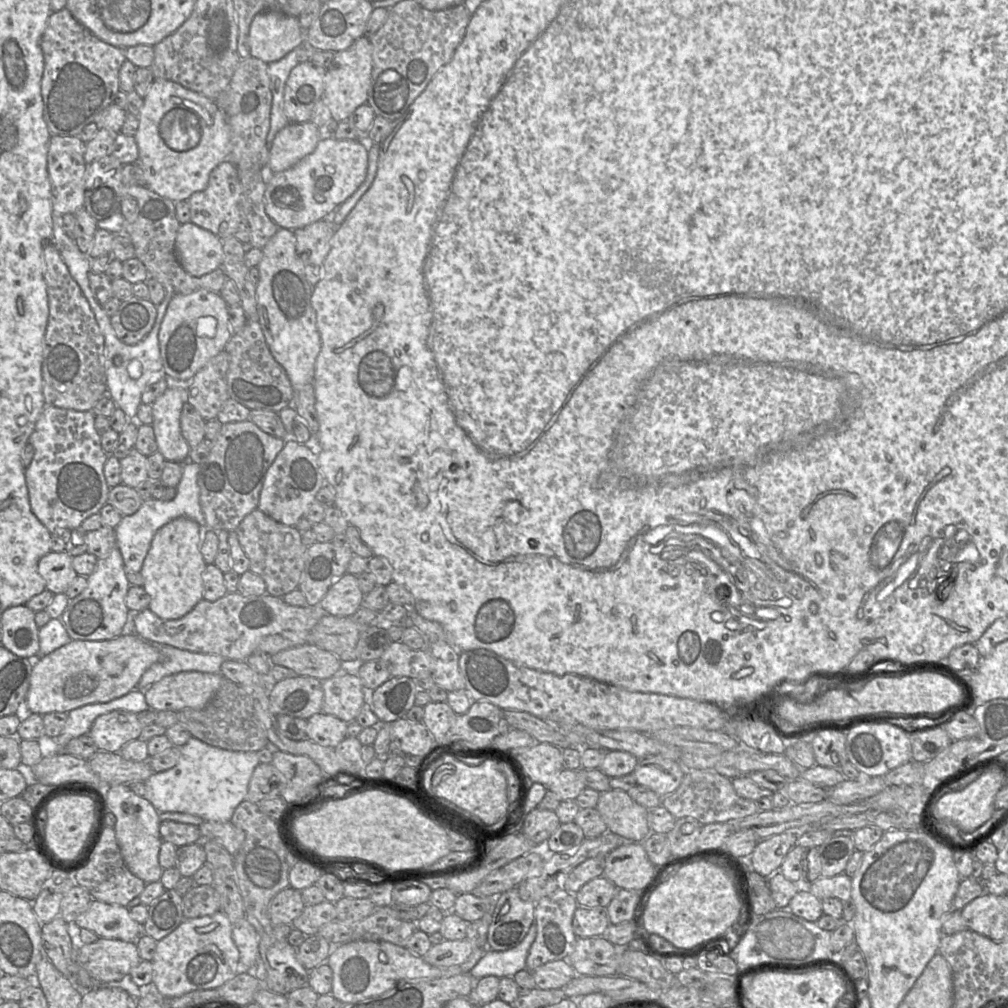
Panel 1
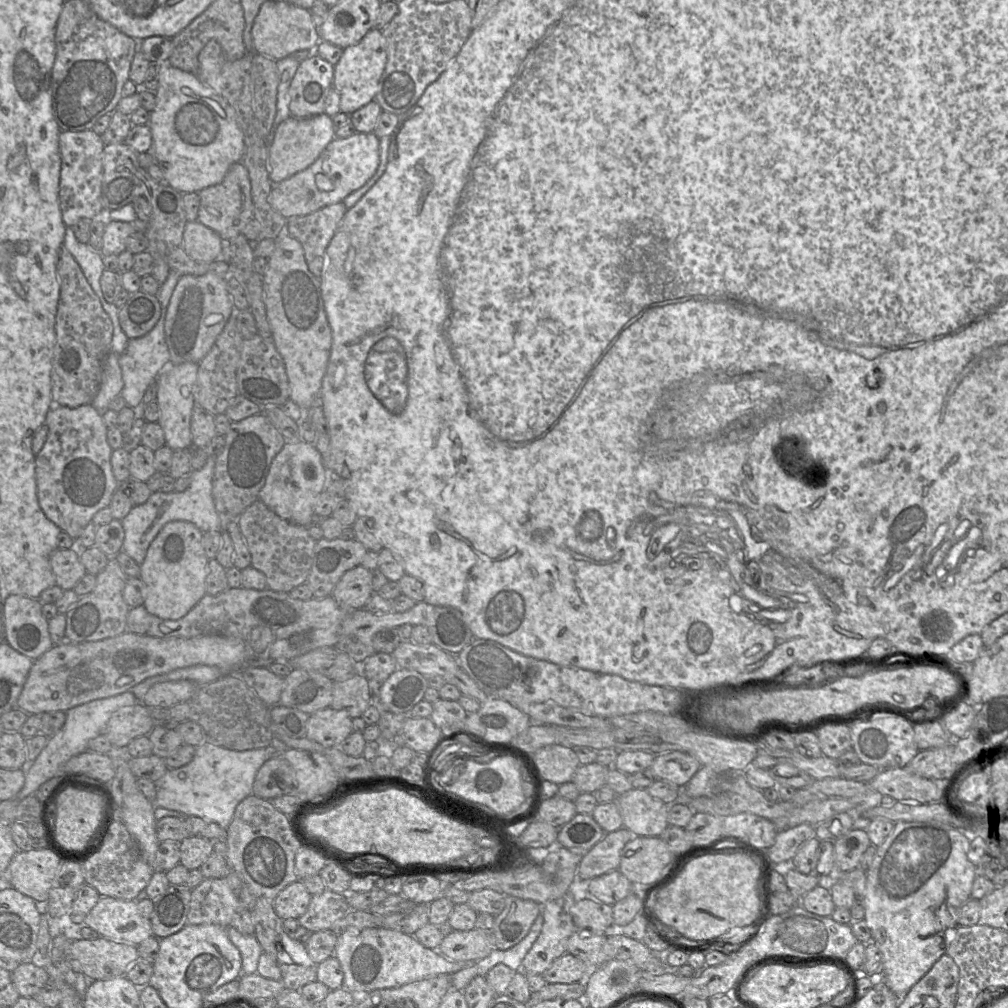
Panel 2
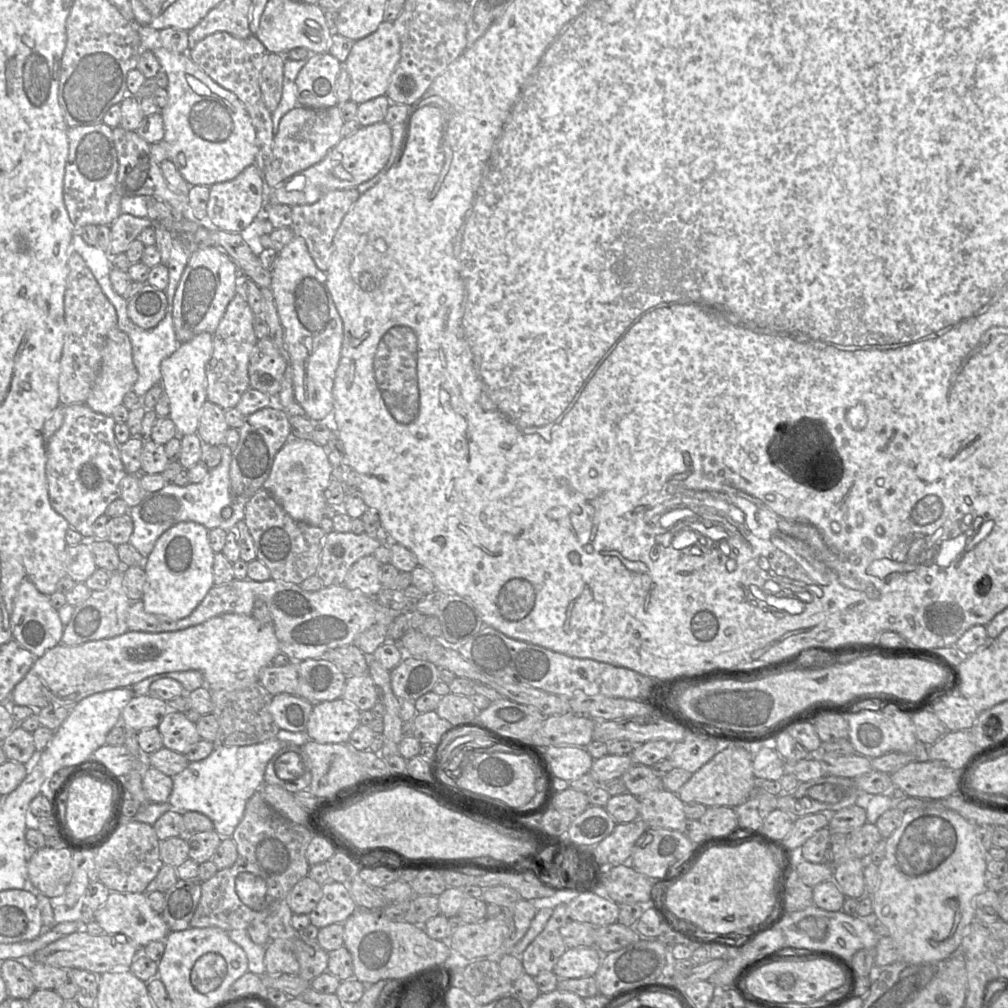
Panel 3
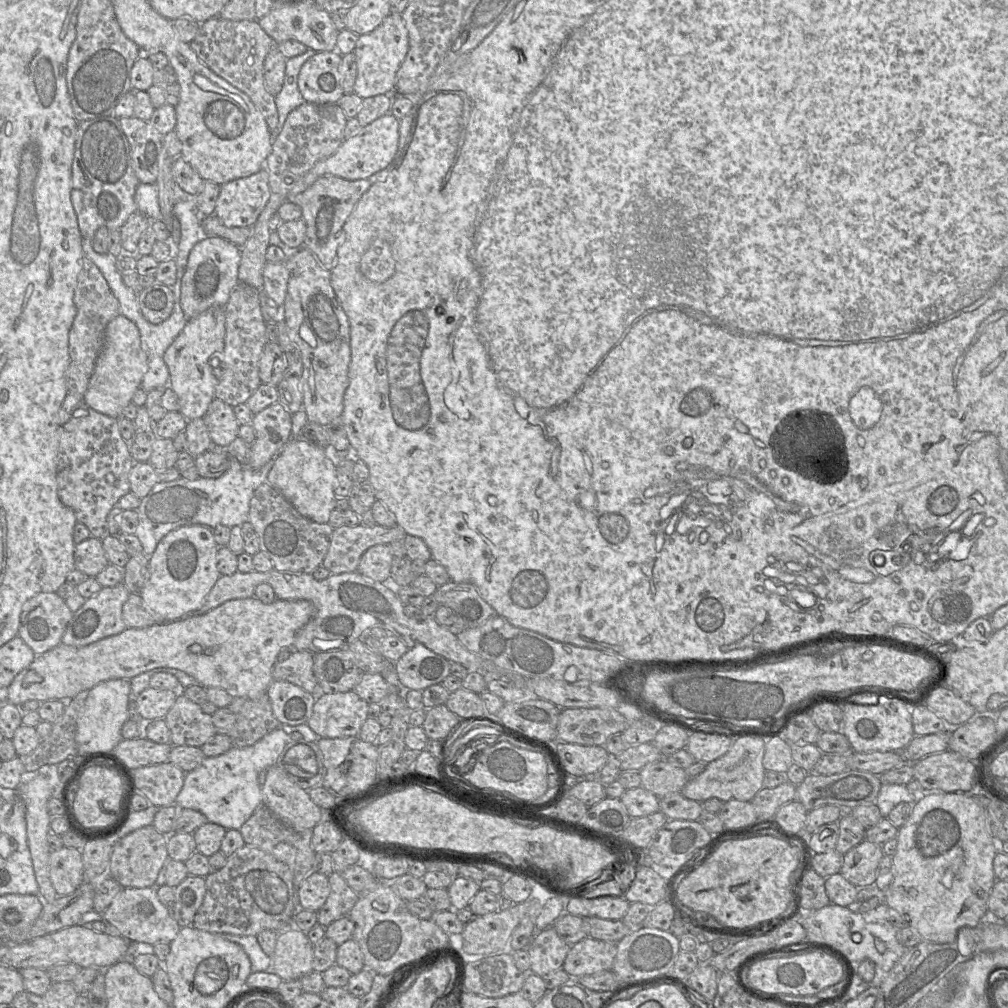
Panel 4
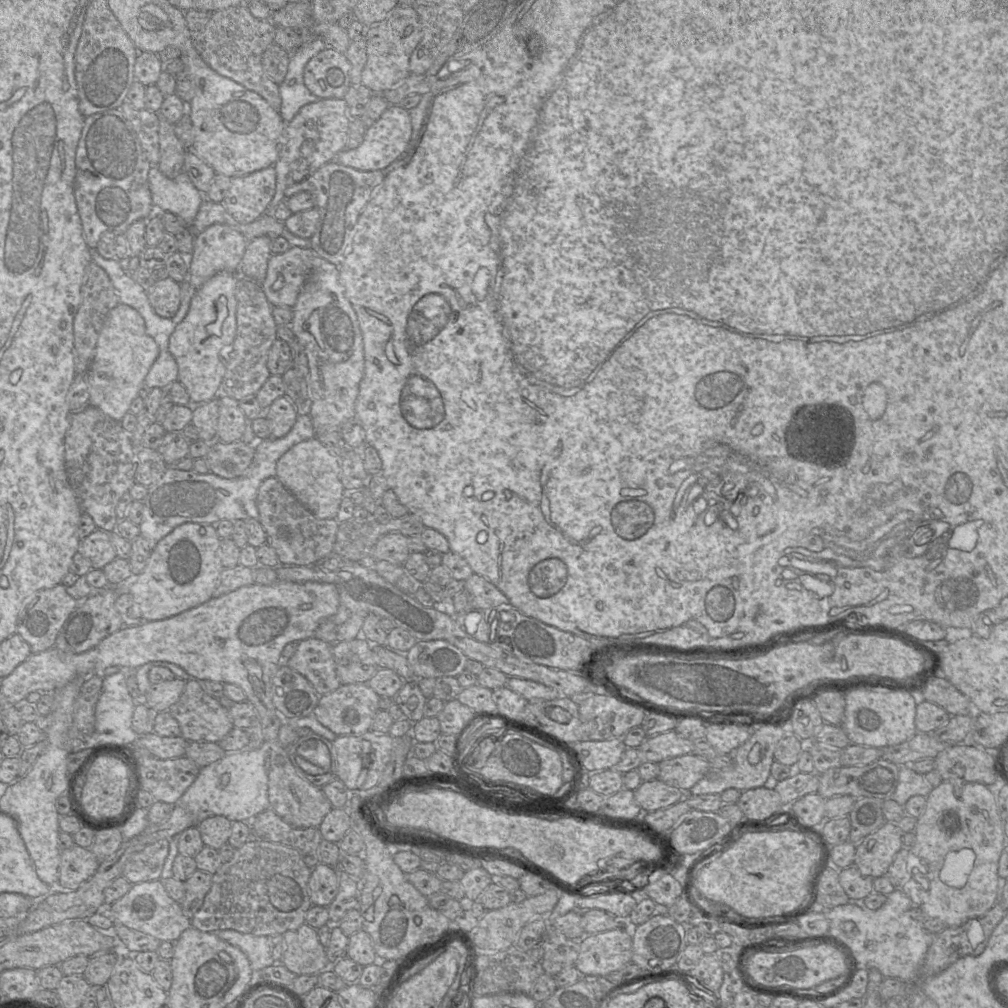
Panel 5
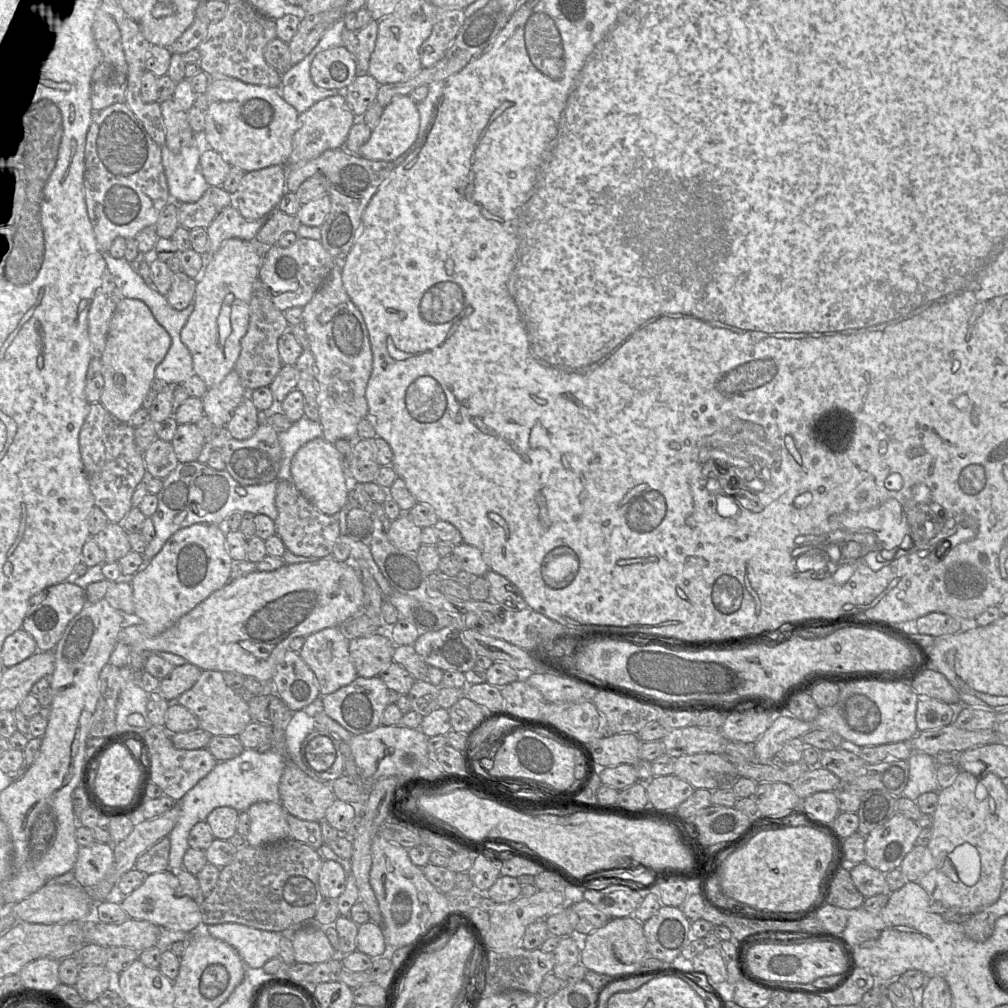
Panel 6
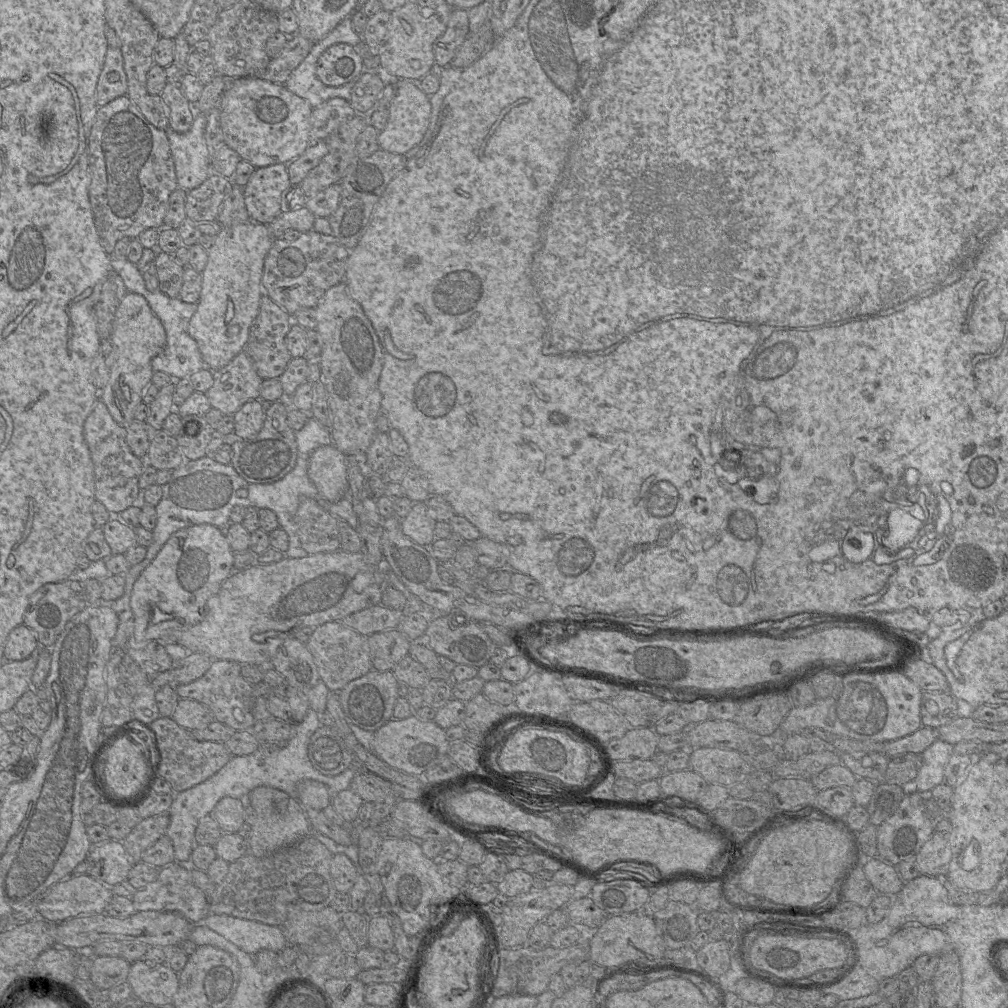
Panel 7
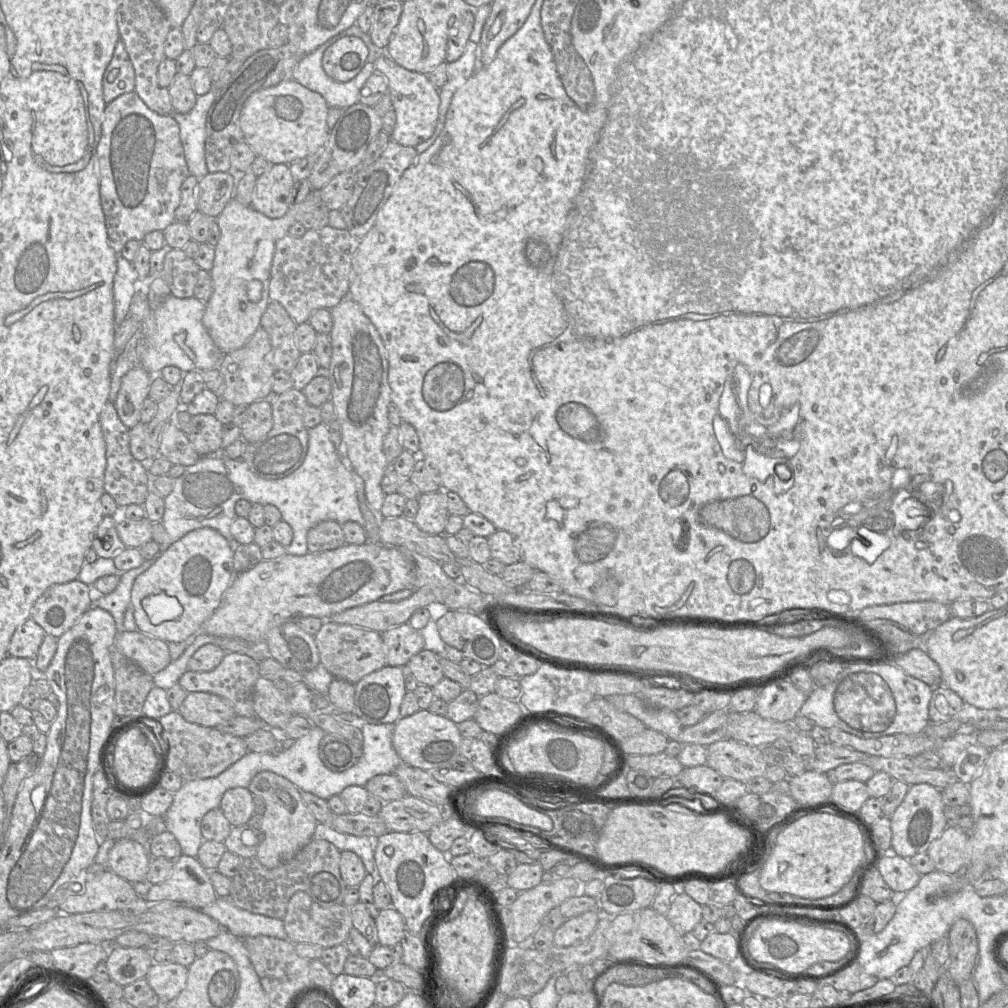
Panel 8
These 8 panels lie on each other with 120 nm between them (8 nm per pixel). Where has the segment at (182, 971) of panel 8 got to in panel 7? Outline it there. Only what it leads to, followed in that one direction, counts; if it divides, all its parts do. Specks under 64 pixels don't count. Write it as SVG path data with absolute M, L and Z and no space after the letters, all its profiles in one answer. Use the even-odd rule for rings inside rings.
M139 960L131 964L127 982L134 996L144 1005L172 1006L179 987L179 974L166 964Z

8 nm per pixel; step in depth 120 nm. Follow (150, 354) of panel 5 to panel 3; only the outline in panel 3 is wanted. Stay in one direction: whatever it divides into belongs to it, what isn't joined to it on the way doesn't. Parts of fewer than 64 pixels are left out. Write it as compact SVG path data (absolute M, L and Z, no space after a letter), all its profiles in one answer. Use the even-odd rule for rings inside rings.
M118 327L108 334L99 373L92 390L86 400L86 404L94 411L110 416L119 405L122 405L126 393L132 391L133 385L138 378L132 357L132 345L126 333Z

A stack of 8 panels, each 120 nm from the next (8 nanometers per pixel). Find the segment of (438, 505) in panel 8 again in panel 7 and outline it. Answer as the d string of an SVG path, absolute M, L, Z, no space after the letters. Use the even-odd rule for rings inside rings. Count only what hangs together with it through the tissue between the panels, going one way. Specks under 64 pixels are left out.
M416 502L408 515L400 521L403 534L415 543L427 547L434 540L437 521L429 515L425 502Z

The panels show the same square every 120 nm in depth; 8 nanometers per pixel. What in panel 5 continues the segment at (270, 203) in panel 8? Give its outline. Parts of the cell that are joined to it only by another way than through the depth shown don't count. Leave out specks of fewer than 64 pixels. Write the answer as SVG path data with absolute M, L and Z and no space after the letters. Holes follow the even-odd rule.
M273 166L231 178L231 186L220 202L239 223L252 223L265 211L275 195L276 170Z

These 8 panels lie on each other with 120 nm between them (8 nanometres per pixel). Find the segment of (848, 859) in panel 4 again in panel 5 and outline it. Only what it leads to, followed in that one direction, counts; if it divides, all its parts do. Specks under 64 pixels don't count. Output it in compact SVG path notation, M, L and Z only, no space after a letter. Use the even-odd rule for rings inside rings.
M885 822L856 845L854 866L872 878L886 875L896 854L902 848L901 829L893 822Z

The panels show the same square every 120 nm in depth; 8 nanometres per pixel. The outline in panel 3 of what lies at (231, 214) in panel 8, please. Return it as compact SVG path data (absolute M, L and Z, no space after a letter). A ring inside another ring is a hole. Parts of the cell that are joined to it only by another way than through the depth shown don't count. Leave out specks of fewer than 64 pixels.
M201 333L180 344L178 349L161 363L160 385L170 402L169 418L176 426L178 436L197 433L200 412L207 401L206 366L213 355L213 334Z

